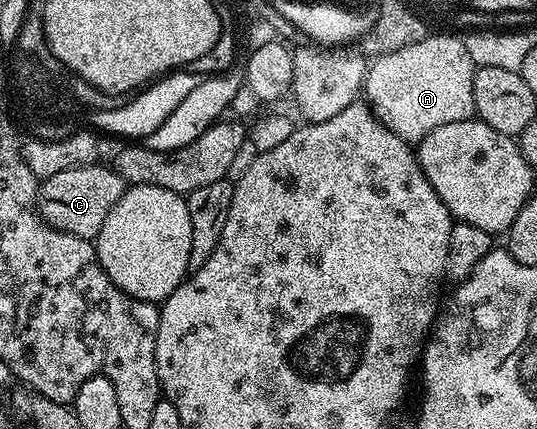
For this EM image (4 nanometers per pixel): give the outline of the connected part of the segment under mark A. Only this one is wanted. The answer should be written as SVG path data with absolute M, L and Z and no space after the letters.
M449 31L435 33L419 42L411 43L410 46L405 46L401 50L395 51L393 54L383 54L378 56L376 60L368 66L365 74L365 84L363 86L364 100L368 102L373 112L376 113L377 120L382 121L395 135L399 135L399 139L403 139L410 143L419 143L427 135L431 135L431 131L435 131L435 127L443 127L443 123L459 123L460 121L470 120L470 118L474 116L473 75L475 72L475 66L471 57L467 53L467 47L465 46L464 40L462 40L460 36L457 38L452 37L452 35L454 34Z

